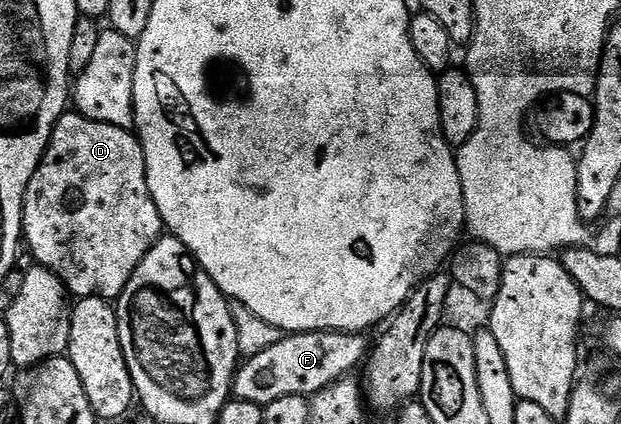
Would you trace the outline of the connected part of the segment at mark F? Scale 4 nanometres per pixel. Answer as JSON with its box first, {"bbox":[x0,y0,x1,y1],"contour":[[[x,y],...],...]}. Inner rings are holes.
{"bbox":[232,330,368,407],"contour":[[[310,330],[307,334],[287,333],[272,348],[264,348],[256,356],[245,359],[239,365],[232,394],[234,398],[248,400],[263,407],[280,400],[280,396],[313,396],[325,386],[339,379],[353,375],[354,369],[361,367],[368,358],[367,335],[362,332],[340,330]]]}

